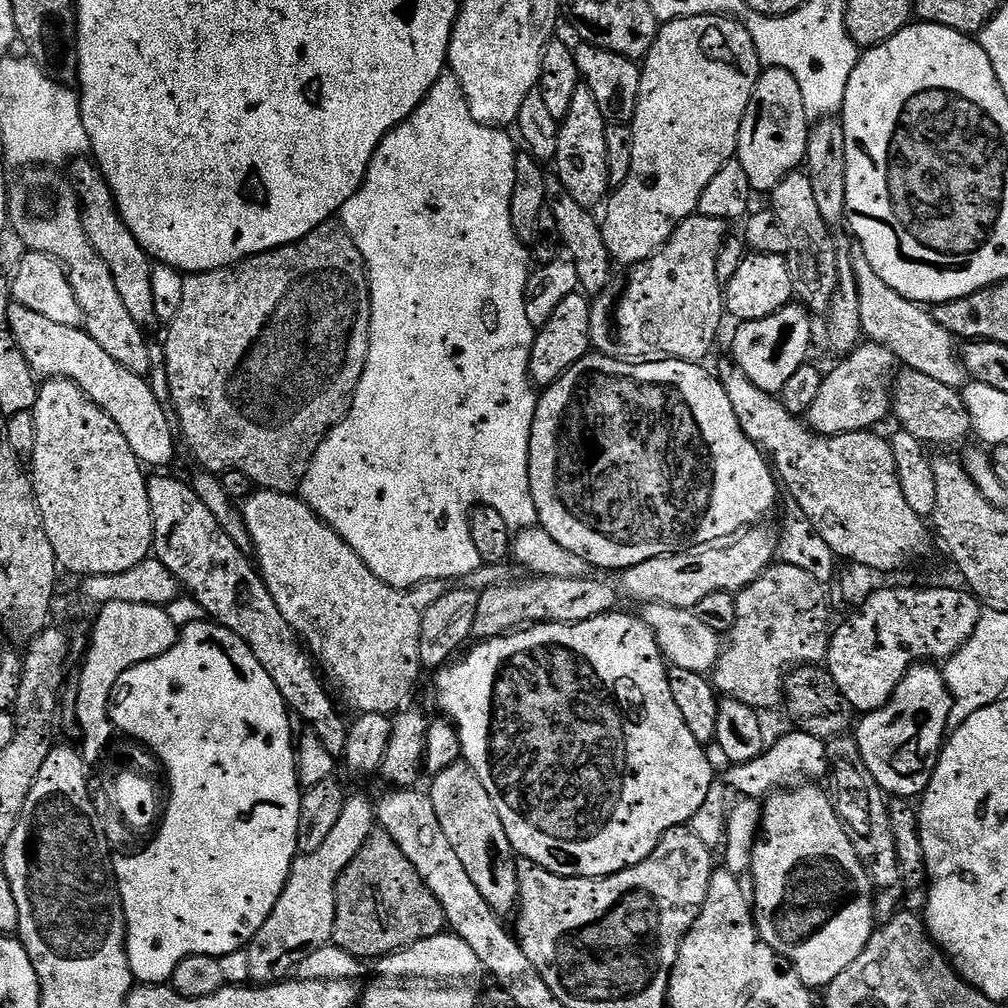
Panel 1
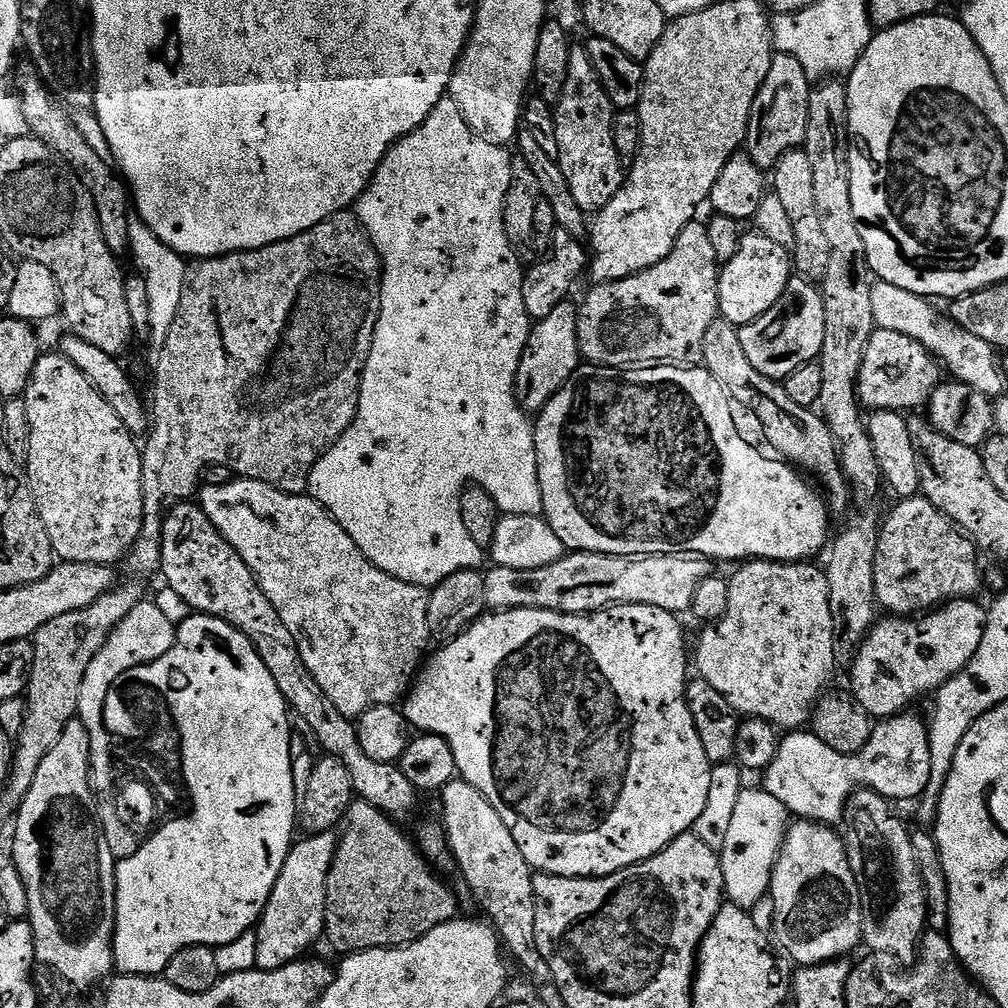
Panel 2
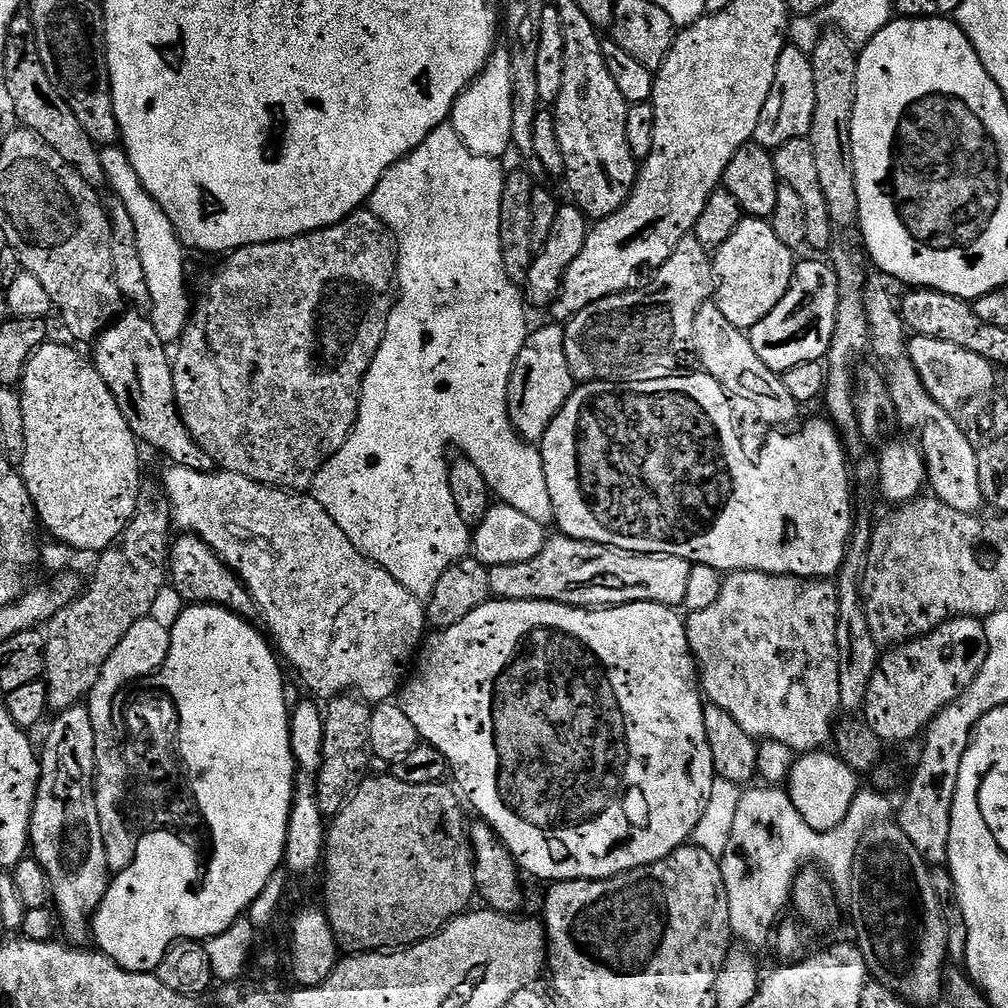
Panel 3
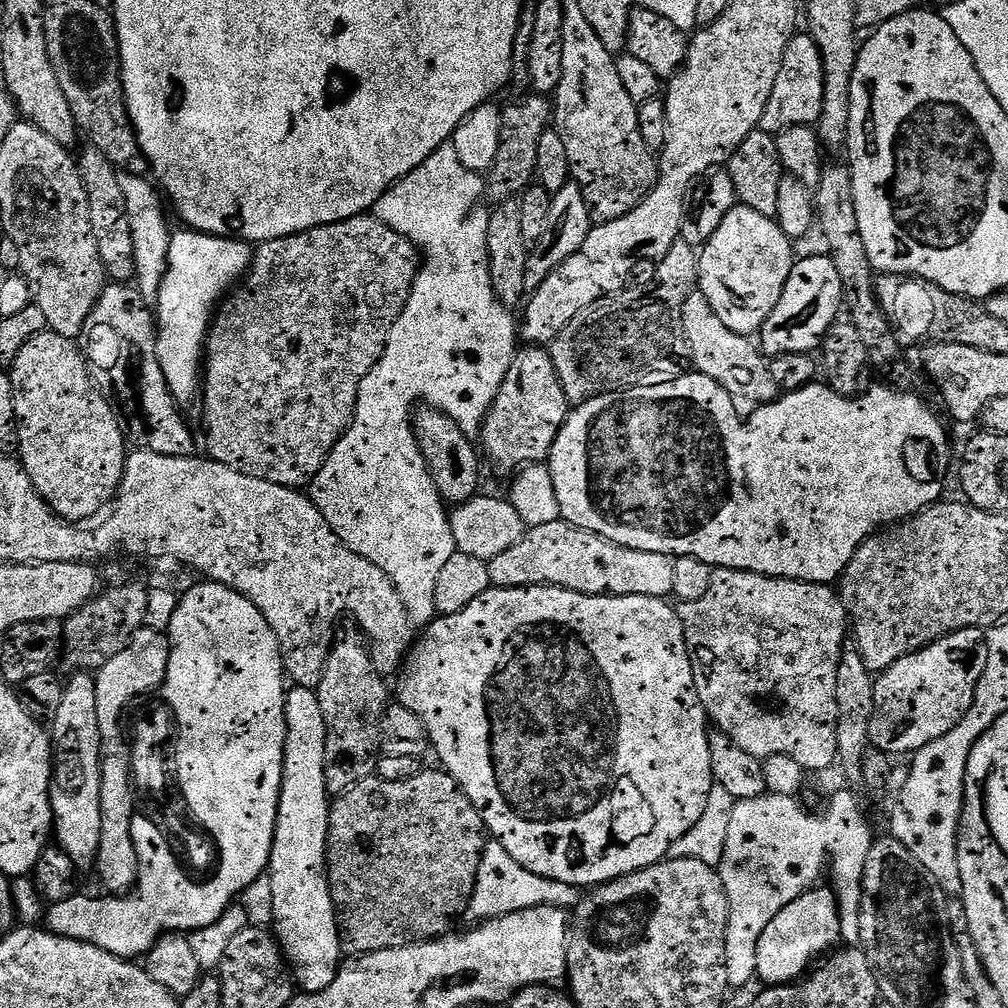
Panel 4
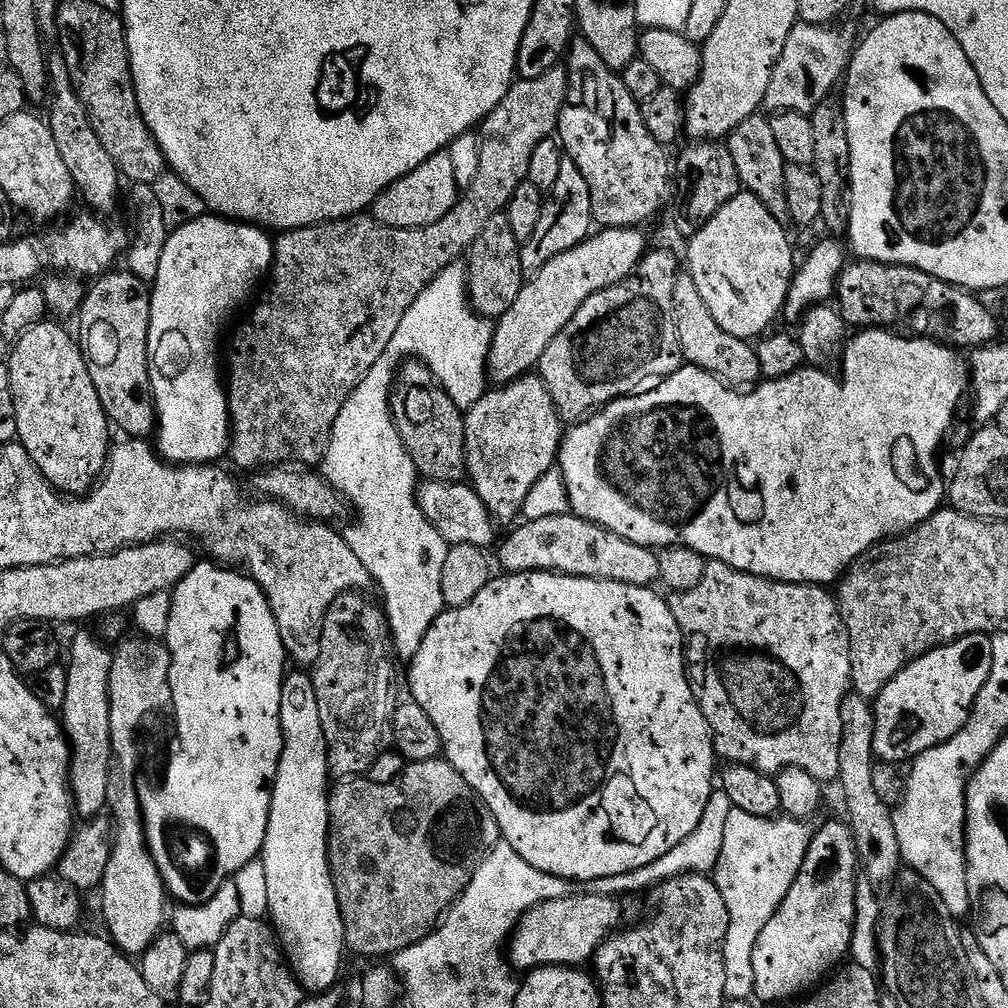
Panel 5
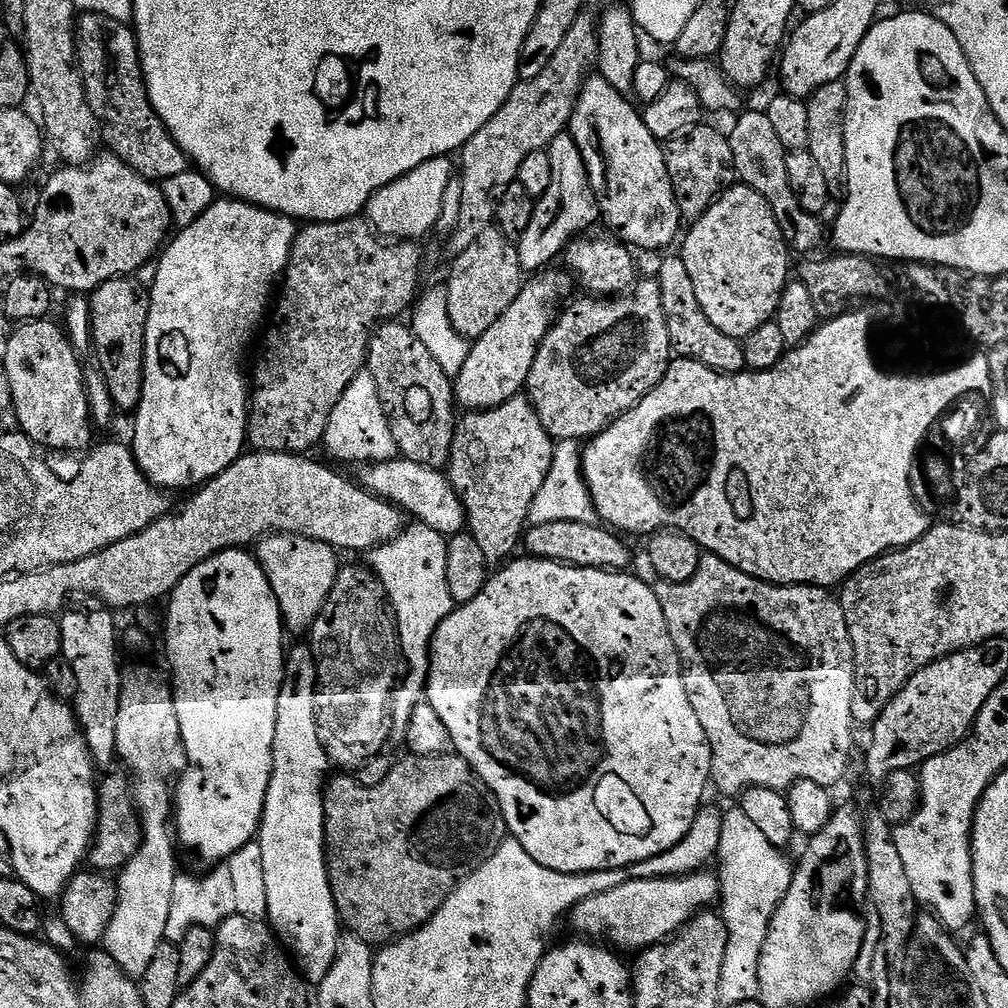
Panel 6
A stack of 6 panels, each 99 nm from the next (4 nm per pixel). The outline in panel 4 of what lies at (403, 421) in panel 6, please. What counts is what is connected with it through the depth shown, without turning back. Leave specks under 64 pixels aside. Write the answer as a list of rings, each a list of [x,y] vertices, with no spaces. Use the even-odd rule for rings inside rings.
[[[427,406],[415,413],[414,431],[428,472],[434,478],[436,489],[440,491],[440,499],[452,506],[473,500],[481,491],[480,460],[482,464],[482,456],[473,437],[464,433],[454,418]]]

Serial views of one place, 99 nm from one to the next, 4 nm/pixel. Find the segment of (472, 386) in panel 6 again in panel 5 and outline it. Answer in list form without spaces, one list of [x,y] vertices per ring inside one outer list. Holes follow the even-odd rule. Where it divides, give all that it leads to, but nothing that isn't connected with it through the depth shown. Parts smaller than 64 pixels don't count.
[[[640,228],[597,231],[535,272],[518,298],[514,298],[514,306],[495,321],[488,355],[488,375],[493,385],[512,384],[520,376],[529,375],[539,365],[542,354],[546,354],[546,346],[566,330],[566,322],[578,314],[586,298],[622,282],[635,272],[646,255],[642,233]]]

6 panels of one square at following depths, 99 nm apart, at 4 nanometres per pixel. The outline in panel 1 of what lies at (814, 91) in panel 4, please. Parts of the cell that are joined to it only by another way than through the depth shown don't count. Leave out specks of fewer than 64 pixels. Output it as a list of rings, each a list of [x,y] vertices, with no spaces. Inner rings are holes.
[[[764,68],[754,86],[750,106],[746,106],[746,118],[738,130],[738,146],[735,159],[742,162],[746,178],[750,178],[753,193],[771,194],[791,172],[805,163],[808,155],[810,121],[802,102],[802,90],[790,70]]]

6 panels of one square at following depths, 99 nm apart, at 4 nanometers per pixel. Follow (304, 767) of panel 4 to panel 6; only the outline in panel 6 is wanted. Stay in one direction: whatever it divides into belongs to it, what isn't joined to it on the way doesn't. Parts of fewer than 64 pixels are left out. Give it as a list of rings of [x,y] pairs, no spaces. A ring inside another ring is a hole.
[[[304,643],[298,645],[293,652],[291,649],[284,662],[284,677],[278,690],[278,718],[274,726],[272,773],[270,786],[266,790],[264,813],[260,819],[258,843],[262,850],[263,873],[266,879],[267,921],[288,952],[296,970],[307,983],[318,986],[325,980],[337,956],[342,925],[329,884],[324,852],[324,790],[330,765],[322,746],[322,738],[318,738],[318,722],[314,714],[315,697],[316,655]]]

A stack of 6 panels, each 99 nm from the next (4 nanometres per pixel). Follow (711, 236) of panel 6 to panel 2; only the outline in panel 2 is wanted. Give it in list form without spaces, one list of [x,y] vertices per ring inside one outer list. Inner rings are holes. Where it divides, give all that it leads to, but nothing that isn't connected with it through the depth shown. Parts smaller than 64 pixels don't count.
[[[741,235],[738,252],[719,269],[720,316],[733,326],[749,324],[766,314],[766,310],[782,298],[789,280],[794,276],[794,260],[789,249],[777,246],[765,236],[751,235]]]

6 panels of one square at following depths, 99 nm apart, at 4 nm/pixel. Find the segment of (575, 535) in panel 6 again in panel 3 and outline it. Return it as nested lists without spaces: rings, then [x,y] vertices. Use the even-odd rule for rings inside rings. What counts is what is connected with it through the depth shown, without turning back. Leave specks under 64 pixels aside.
[[[563,534],[549,535],[536,555],[528,560],[488,568],[490,593],[502,600],[549,600],[559,604],[573,604],[575,608],[602,608],[634,602],[651,604],[683,605],[686,585],[692,565],[674,554],[646,554],[615,548],[609,544],[595,544],[575,540]]]

